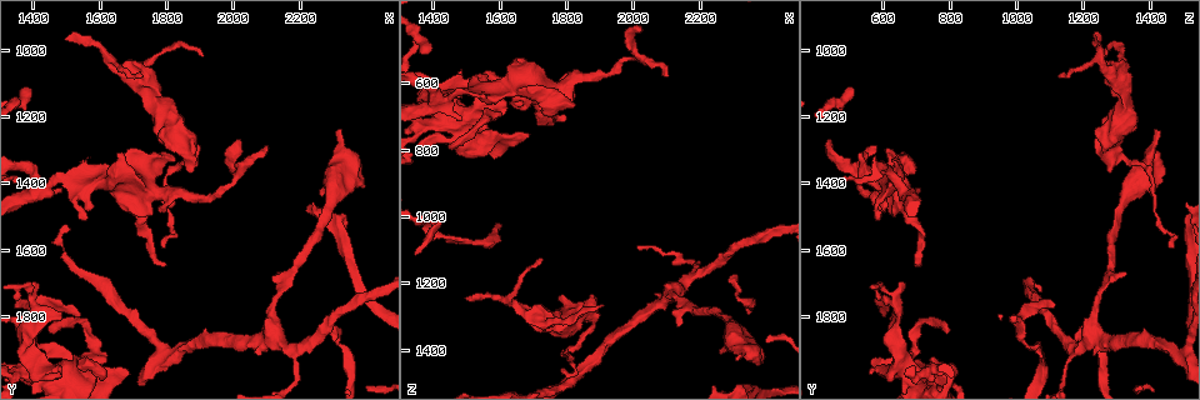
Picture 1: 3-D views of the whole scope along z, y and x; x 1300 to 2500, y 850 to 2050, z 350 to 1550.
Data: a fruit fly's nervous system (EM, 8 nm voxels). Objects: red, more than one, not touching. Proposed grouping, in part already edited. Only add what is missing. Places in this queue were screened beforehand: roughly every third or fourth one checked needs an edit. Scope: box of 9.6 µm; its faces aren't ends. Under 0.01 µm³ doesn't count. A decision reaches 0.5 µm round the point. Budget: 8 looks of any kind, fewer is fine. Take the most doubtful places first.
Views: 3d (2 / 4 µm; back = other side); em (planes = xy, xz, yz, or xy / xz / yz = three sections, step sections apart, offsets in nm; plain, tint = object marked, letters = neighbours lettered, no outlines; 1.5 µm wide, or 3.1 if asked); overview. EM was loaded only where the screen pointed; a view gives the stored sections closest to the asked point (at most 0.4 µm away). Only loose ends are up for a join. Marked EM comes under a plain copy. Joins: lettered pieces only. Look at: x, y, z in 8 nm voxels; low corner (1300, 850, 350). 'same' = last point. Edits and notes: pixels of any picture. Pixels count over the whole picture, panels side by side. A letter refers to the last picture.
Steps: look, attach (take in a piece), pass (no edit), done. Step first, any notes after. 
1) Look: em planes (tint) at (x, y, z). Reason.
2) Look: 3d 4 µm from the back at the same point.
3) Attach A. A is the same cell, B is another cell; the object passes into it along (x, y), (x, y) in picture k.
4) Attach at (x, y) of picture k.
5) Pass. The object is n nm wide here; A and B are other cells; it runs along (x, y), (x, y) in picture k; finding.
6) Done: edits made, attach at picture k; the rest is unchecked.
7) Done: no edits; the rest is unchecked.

Look: 3d 2 µm from the back at (1500, 970, 1240). An open end.

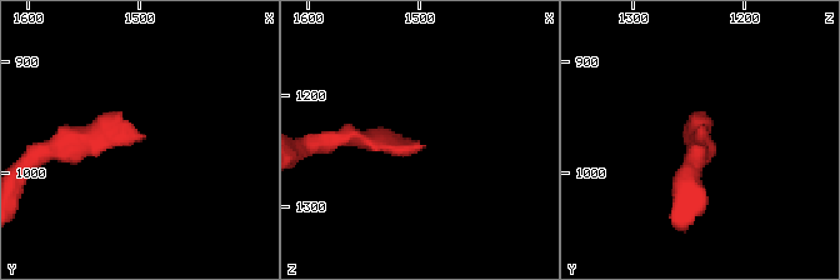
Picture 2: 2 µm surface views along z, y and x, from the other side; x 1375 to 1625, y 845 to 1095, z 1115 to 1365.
Look: em planes (tint) at (1494, 966, 1246). Now the EM.

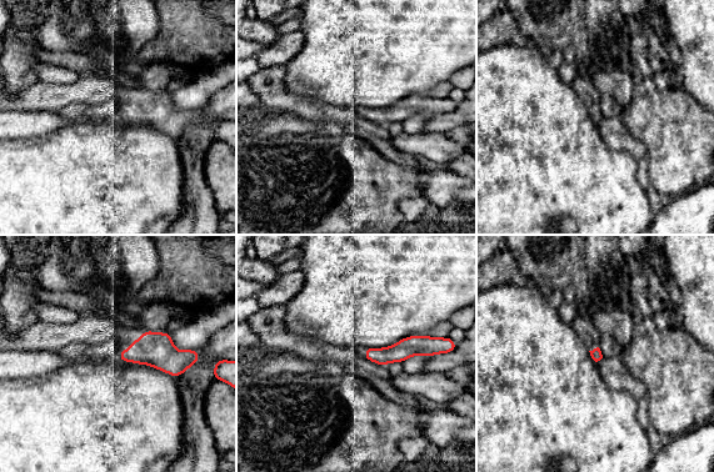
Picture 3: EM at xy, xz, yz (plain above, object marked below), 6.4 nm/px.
Look: em planes (letters) at the same point.

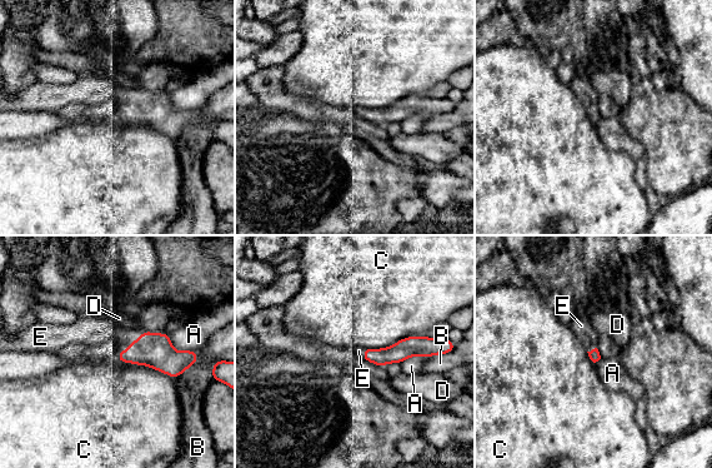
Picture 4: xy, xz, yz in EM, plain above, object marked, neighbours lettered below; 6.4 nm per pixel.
Attach E. E is the same cell, A, B, C and D are other cells; the object passes into it along (155, 350), (134, 340), (96, 330) in picture 4; the neuron continues.

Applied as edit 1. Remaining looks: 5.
Look: overview. Redraw.

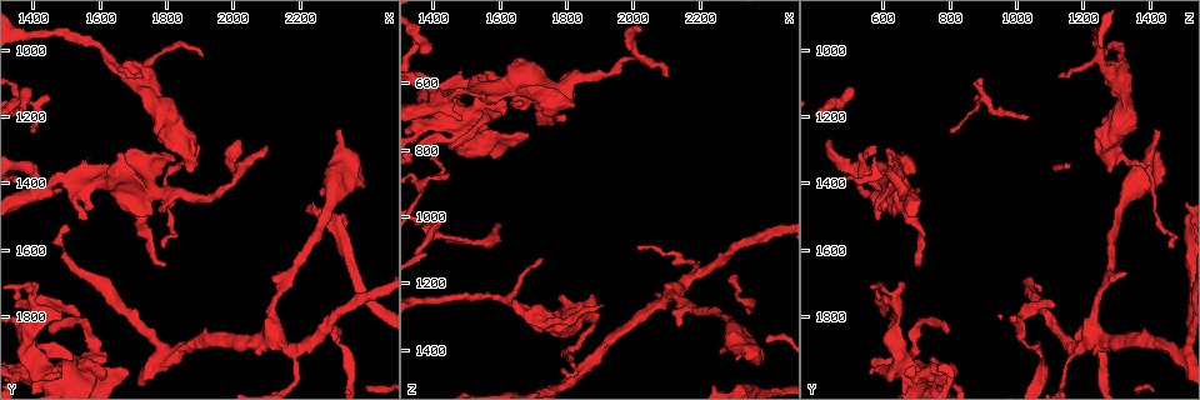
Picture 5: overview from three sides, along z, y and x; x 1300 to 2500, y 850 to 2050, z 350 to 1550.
Look: 3d 4 µm from the back at (2310, 1240, 1430).

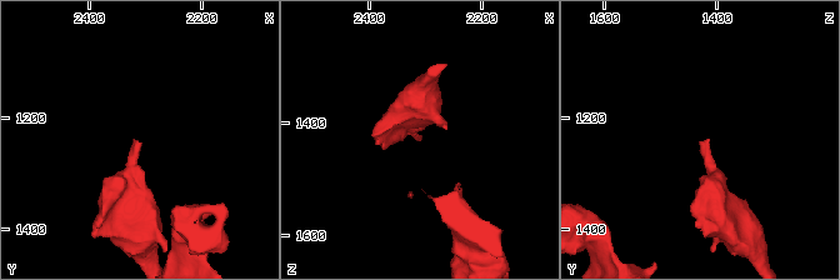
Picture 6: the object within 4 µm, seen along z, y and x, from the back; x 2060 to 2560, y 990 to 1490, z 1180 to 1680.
Look: em yz step 8 (letters) at (2305, 1240, 1425).

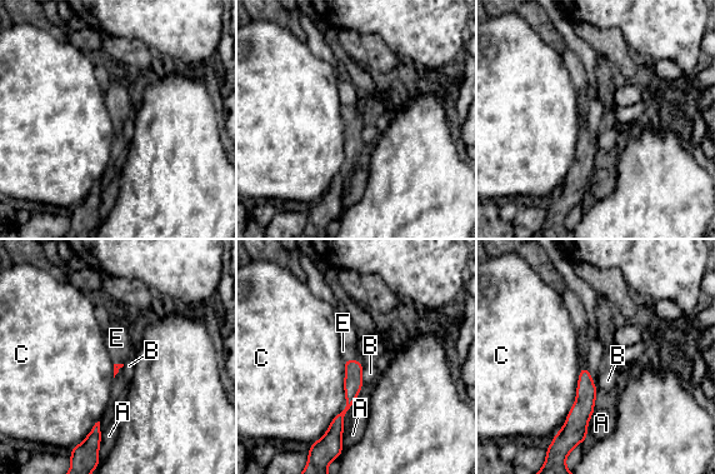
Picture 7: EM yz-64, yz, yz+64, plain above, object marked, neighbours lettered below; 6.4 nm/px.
Attach E. E is the same cell, A, B and C are other cells; the object passes into it along (353, 383), (353, 359), (348, 352) in picture 7; it goes on there.

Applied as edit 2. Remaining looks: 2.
Look: overview.

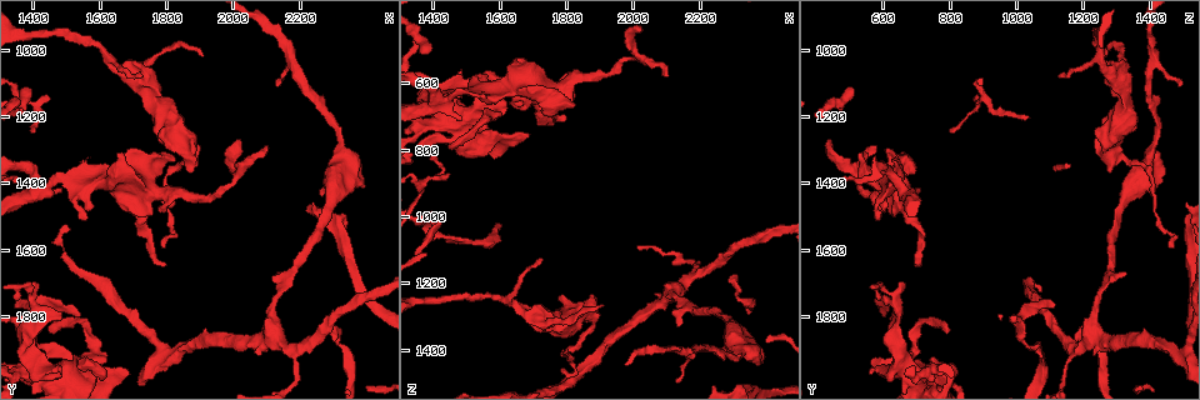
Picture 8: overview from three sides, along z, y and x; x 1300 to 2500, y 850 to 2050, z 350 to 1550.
Look: em planes (letters) at (1900, 1010, 1260). Tapers out.

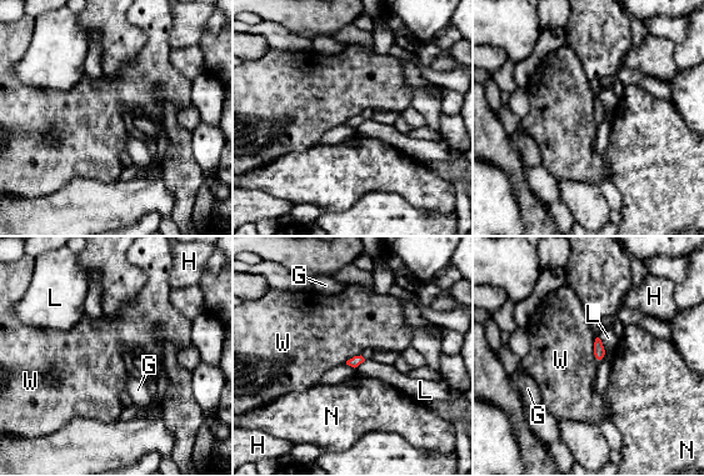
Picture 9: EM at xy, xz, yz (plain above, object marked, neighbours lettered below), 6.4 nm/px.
Pass. The longest contact is with W, 170 nm; G, H, L, N and W are other cells; a border runs along (594, 339), (594, 360), (598, 364) in picture 9; none of them fits.

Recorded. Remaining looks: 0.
Done: edits made, attach at picture 4, attach at picture 7; the rest is unchecked.

